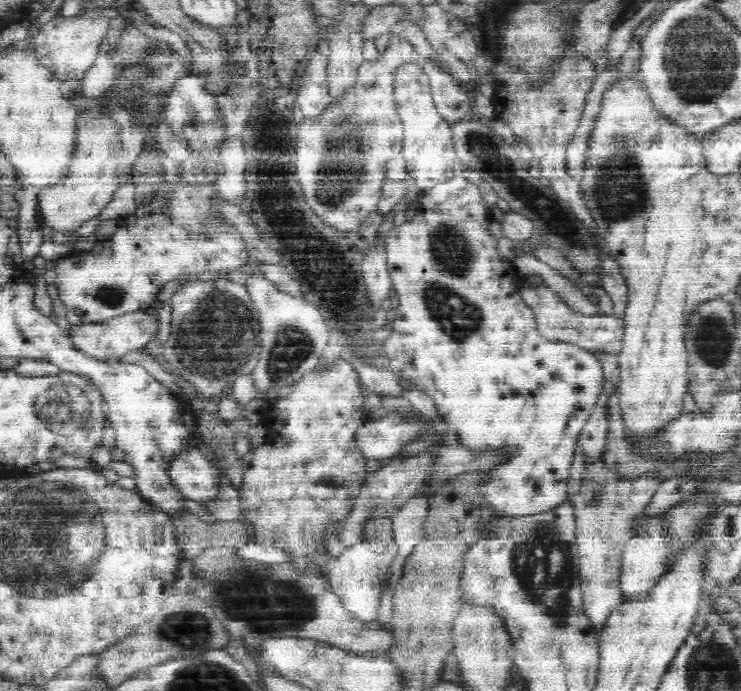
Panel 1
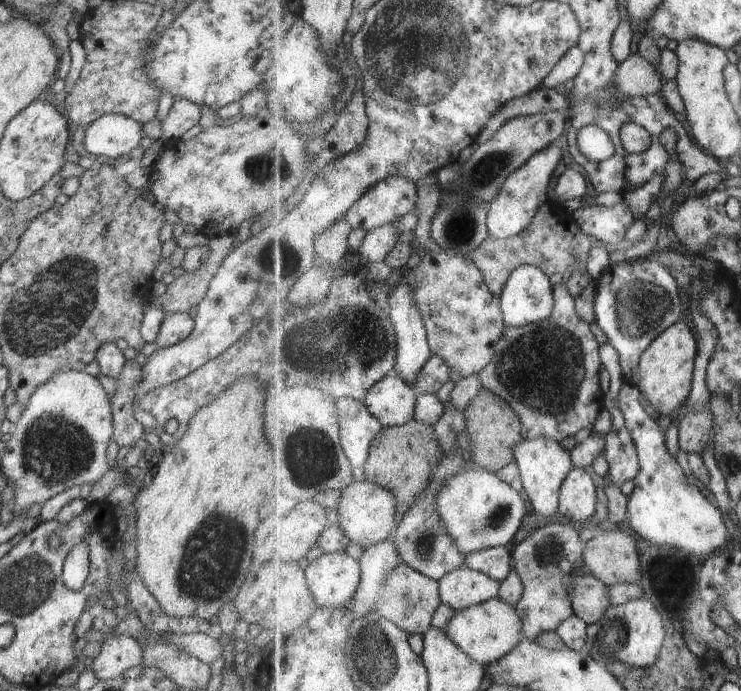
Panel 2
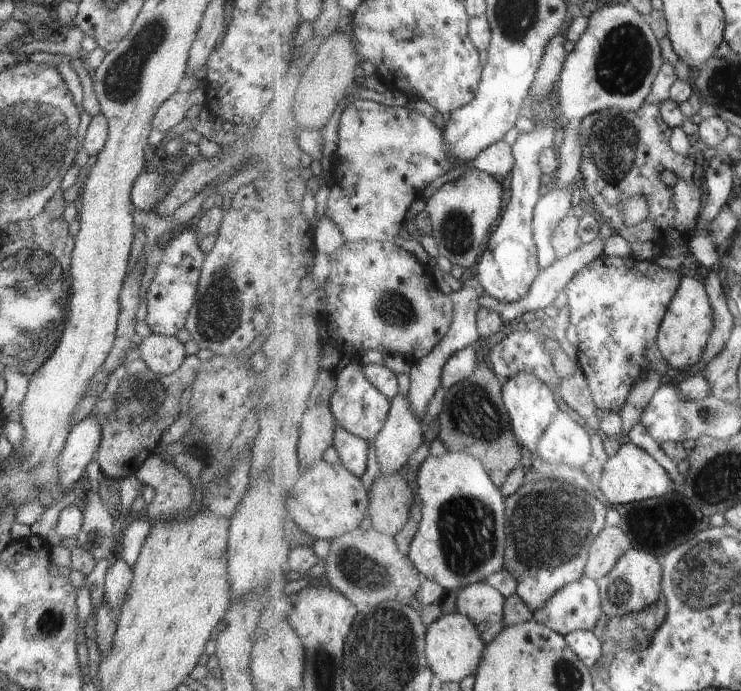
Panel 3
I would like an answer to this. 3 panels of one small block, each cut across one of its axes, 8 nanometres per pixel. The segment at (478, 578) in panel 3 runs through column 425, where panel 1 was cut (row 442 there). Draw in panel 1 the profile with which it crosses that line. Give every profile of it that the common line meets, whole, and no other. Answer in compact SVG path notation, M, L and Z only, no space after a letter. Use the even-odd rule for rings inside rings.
M447 178L444 182L437 182L426 191L419 199L414 216L404 220L402 224L392 226L388 236L382 242L384 246L384 263L386 271L390 277L392 292L398 298L398 307L394 320L392 320L393 332L387 339L381 342L382 348L387 352L390 359L389 368L400 376L405 383L413 389L423 391L435 401L436 410L440 415L444 415L450 426L459 436L461 444L468 447L495 447L498 445L512 445L516 456L506 465L492 469L494 478L485 487L484 496L490 502L490 507L496 507L505 512L504 516L526 516L540 514L554 510L565 502L565 486L567 479L567 468L571 459L571 450L578 440L583 424L590 416L595 398L602 386L603 371L600 363L592 356L588 349L580 348L564 342L551 342L540 333L538 324L532 308L522 300L520 290L518 290L518 272L516 266L508 260L500 250L498 250L498 238L492 234L492 209L496 206L489 206L484 200L480 189L476 184L472 184L466 178Z

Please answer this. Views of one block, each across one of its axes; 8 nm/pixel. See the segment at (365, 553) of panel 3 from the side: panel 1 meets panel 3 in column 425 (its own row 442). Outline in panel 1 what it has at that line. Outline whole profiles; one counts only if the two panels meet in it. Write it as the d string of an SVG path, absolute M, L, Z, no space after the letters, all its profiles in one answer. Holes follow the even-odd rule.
M580 440L574 443L567 468L565 502L573 512L582 599L595 632L598 632L607 612L619 601L624 546L634 536L635 519L651 501L657 486L657 478L648 475L636 478L622 475L620 469L608 465L602 455L586 458L584 443Z

